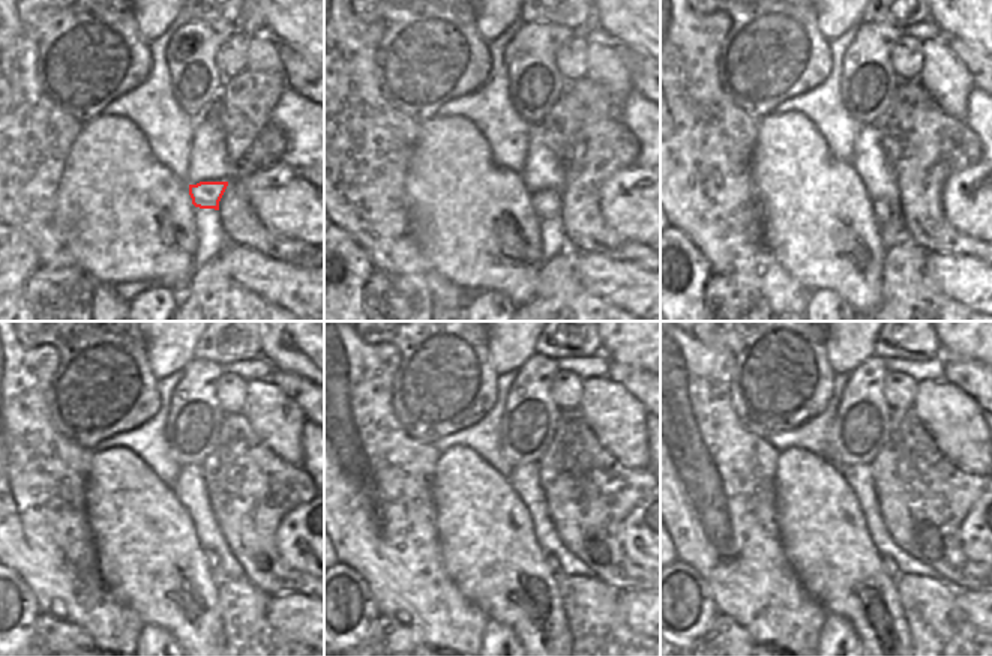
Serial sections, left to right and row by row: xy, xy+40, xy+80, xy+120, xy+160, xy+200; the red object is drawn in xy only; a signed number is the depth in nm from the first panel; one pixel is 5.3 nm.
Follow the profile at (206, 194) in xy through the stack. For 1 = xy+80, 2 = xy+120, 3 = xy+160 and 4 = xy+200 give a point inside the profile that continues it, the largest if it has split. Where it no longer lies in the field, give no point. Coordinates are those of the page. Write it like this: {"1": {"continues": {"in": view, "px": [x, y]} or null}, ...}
{"1": {"continues": {"in": "xy+80", "px": [881, 210]}}, "2": {"continues": {"in": "xy+120", "px": [213, 560]}}, "3": {"continues": {"in": "xy+160", "px": [551, 562]}}, "4": {"continues": {"in": "xy+200", "px": [890, 566]}}}

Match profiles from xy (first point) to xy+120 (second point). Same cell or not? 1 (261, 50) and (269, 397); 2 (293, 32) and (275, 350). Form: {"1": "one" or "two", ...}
{"1": "one", "2": "one"}

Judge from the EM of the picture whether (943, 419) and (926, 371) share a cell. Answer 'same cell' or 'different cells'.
different cells

